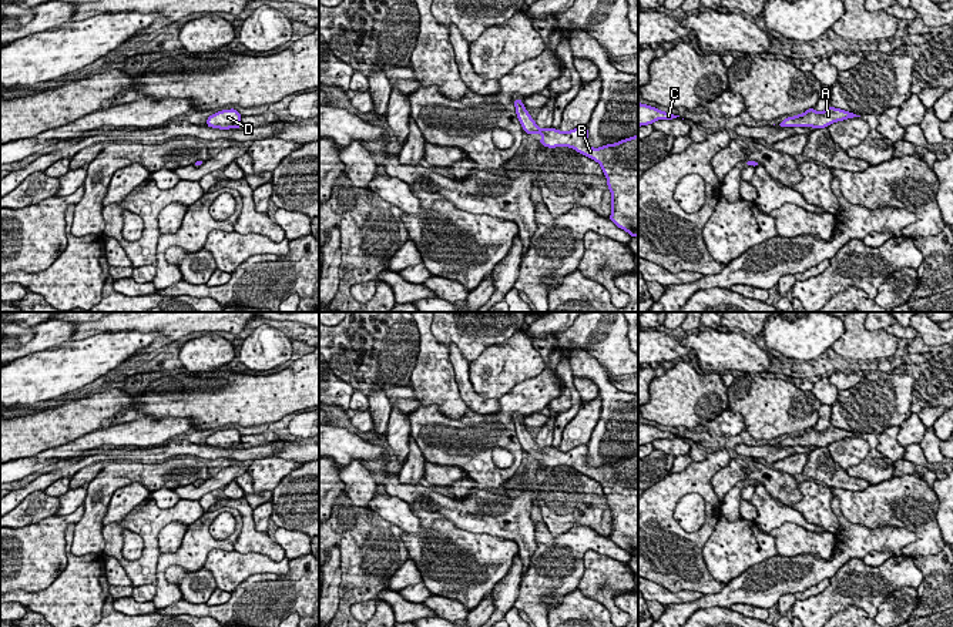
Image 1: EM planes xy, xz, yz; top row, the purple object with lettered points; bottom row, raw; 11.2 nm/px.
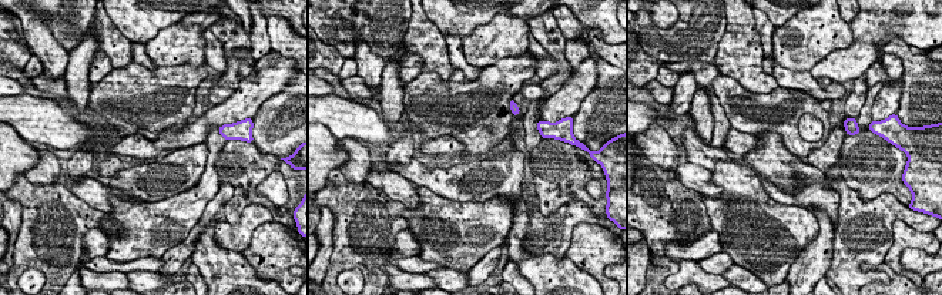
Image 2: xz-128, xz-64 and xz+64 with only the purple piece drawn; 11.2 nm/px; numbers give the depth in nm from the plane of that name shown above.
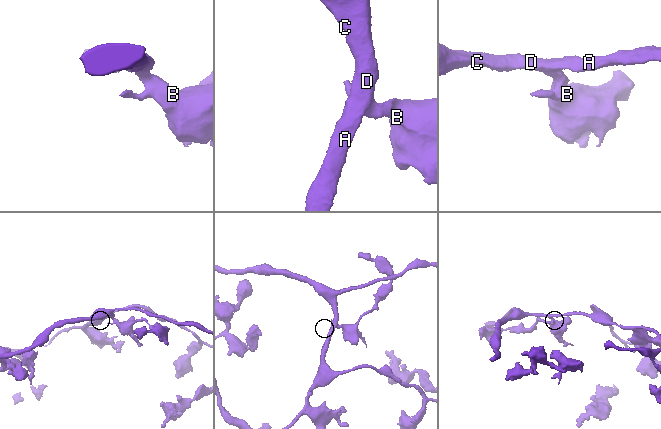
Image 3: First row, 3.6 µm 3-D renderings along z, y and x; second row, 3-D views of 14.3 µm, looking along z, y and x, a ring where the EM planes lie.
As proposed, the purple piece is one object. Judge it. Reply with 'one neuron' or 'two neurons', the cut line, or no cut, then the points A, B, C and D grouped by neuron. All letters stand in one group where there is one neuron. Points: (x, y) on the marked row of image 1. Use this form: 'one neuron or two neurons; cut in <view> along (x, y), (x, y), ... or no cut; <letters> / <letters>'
one neuron; no cut; A B C D

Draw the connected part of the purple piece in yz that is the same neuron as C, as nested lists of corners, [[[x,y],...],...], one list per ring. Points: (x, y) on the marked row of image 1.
[[[638,103],[638,127],[652,124],[657,120],[672,120],[679,115],[674,115],[671,113],[664,113],[655,107],[650,107]]]

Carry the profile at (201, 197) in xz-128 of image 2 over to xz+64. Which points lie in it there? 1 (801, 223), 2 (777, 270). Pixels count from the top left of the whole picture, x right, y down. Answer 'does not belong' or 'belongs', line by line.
1: belongs
2: belongs

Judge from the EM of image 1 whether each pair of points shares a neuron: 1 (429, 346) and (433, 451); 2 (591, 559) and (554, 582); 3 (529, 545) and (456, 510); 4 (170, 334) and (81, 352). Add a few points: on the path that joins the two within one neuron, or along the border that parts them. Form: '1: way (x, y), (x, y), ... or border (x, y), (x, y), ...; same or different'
1: border (432, 403), (423, 406); different
2: border (616, 559), (589, 550), (576, 587); different
3: way (510, 526), (504, 526), (497, 519), (475, 517); same
4: border (123, 331), (155, 332), (158, 335); different

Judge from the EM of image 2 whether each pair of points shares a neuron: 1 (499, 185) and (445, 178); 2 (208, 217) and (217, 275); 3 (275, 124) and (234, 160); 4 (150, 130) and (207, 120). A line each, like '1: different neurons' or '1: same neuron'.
1: same neuron
2: different neurons
3: different neurons
4: different neurons

